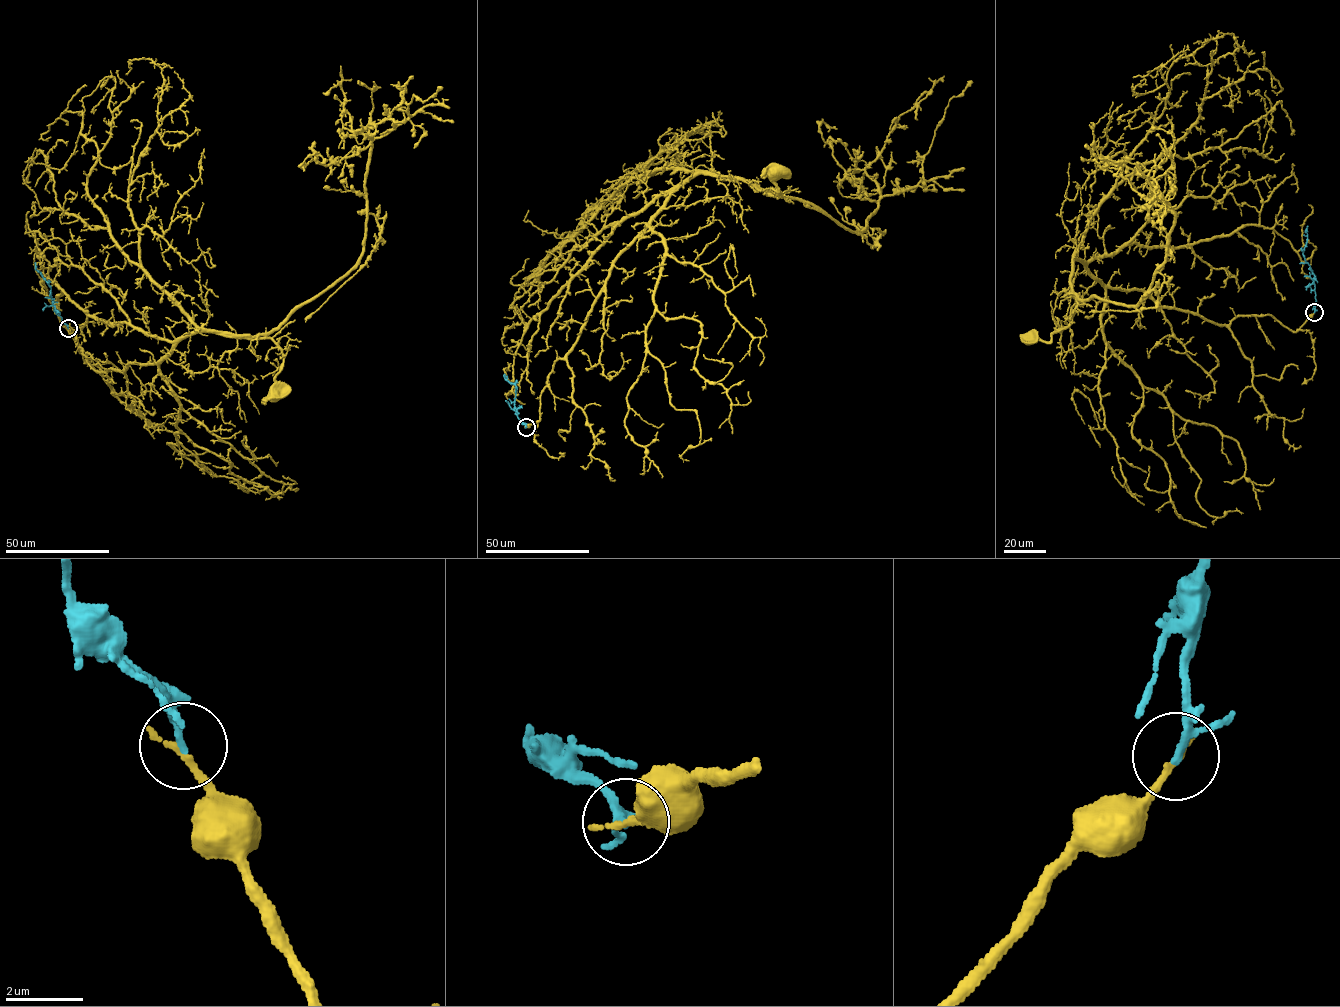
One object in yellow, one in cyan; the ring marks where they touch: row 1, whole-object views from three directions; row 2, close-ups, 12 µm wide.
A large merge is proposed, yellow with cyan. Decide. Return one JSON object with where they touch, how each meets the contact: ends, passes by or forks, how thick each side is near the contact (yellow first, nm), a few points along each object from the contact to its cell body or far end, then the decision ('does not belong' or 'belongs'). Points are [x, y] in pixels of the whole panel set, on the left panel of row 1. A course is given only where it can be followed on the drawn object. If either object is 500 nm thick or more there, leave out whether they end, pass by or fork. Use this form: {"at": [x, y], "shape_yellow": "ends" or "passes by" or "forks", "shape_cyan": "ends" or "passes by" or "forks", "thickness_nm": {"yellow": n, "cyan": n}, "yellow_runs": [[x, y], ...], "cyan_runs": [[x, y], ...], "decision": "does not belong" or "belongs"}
{"at": [68, 328], "shape_yellow": "ends", "shape_cyan": "passes by", "thickness_nm": {"yellow": 200, "cyan": 150}, "yellow_runs": [[67, 328], [97, 372], [159, 361], [199, 331], [269, 338], [284, 356], [274, 393]], "cyan_runs": [[68, 328], [53, 304], [51, 288], [34, 262]], "decision": "does not belong"}

